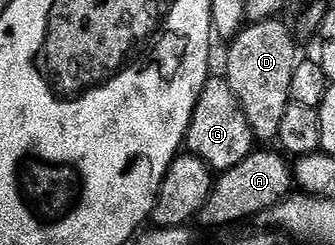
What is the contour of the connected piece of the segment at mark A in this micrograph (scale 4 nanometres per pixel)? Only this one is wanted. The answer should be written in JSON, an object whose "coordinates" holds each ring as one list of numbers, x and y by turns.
{"coordinates":[[264,147,254,151,238,167,223,170,215,178,206,203,202,203,198,220,212,229,220,229,223,225,236,225,247,217,267,214,279,201,286,200,294,189,294,169,289,158,283,152,271,153,271,148]]}

